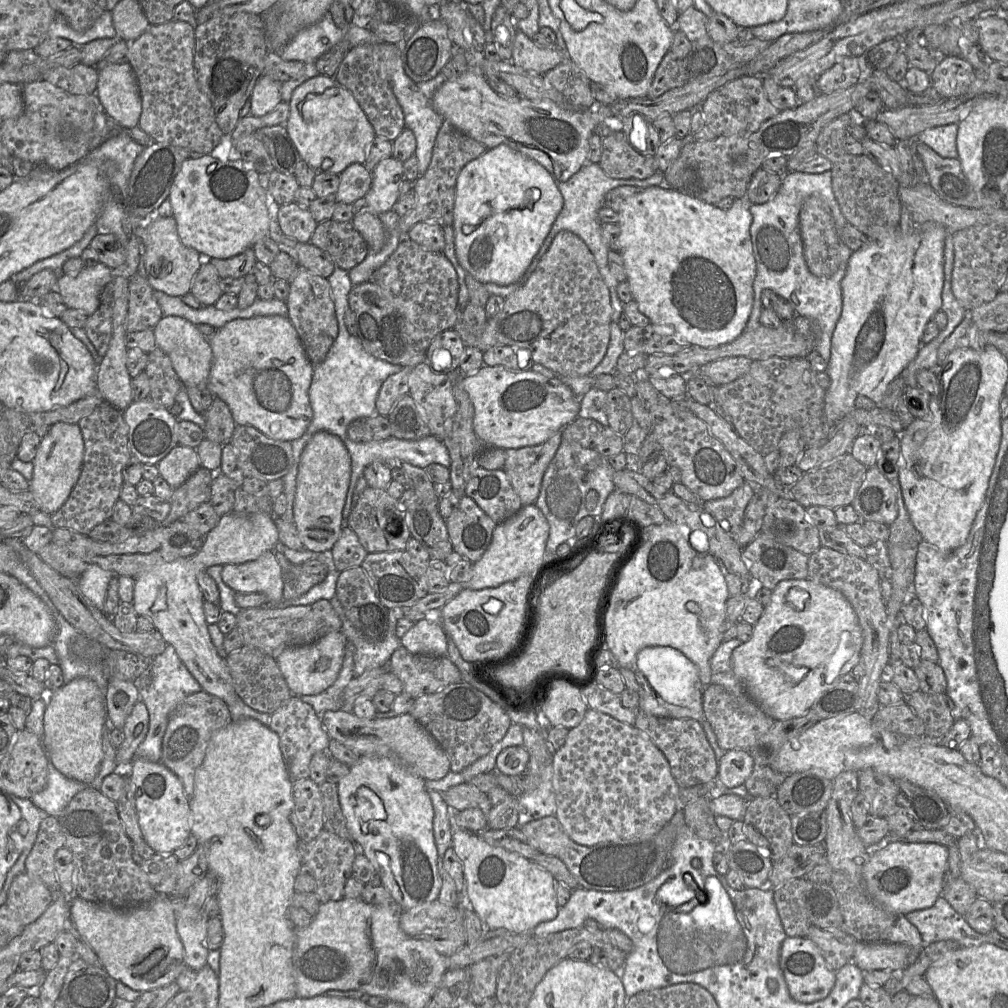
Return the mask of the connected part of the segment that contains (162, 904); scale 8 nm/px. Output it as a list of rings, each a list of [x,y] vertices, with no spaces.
[[[158,895],[147,904],[116,908],[73,896],[71,920],[98,956],[104,970],[114,980],[143,993],[176,982],[187,967],[170,898]]]

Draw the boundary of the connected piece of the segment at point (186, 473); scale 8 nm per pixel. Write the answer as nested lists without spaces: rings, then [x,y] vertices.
[[[177,445],[156,465],[159,475],[176,489],[200,467],[200,462],[196,449]]]

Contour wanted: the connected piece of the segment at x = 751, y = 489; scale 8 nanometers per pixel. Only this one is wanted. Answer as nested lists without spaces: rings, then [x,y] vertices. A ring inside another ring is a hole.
[[[745,481],[729,496],[712,499],[703,503],[703,508],[719,523],[727,520],[730,524],[729,535],[736,541],[744,520],[745,509],[755,494],[756,487]]]

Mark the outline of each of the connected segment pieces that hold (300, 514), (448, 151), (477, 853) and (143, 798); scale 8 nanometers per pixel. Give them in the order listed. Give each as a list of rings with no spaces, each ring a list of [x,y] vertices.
[[[319,431],[313,435],[300,456],[293,503],[294,524],[305,549],[332,550],[342,529],[342,512],[351,481],[351,458],[336,435]]]
[[[444,120],[434,143],[432,159],[426,173],[420,176],[414,188],[416,203],[399,219],[399,231],[406,236],[418,222],[428,222],[445,226],[442,221],[442,207],[446,192],[456,186],[457,178],[463,167],[485,153],[488,148],[481,142],[456,129]]]
[[[454,828],[452,846],[463,864],[468,900],[487,929],[533,932],[541,922],[556,918],[559,910],[552,874],[522,855],[486,843],[476,833]]]
[[[135,755],[132,760],[131,772],[127,777],[134,785],[135,808],[143,839],[156,853],[173,854],[191,835],[191,811],[182,782],[161,762],[150,762],[135,758]]]

